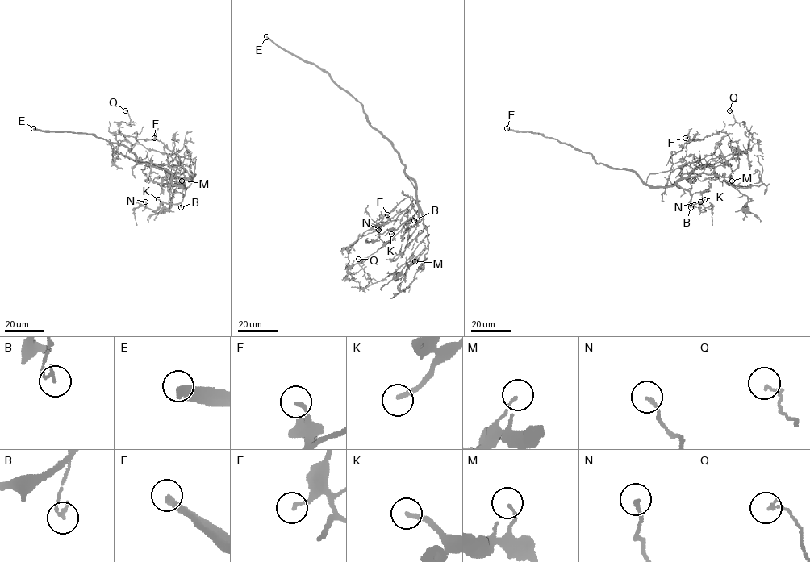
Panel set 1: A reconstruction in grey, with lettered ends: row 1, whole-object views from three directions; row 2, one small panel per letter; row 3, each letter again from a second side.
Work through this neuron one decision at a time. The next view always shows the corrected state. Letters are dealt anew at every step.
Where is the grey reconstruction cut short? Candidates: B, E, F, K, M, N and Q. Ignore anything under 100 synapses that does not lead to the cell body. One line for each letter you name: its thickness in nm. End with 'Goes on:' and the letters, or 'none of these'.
E: Thickness 440 nm
K: Thickness 240 nm
Goes on: E, K

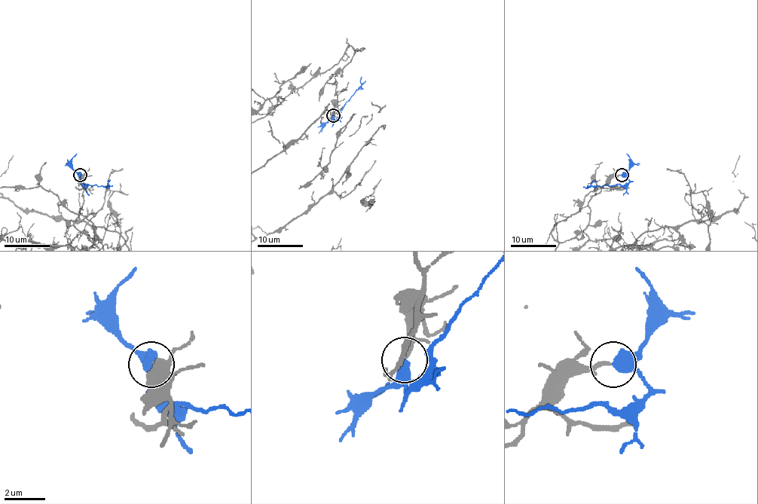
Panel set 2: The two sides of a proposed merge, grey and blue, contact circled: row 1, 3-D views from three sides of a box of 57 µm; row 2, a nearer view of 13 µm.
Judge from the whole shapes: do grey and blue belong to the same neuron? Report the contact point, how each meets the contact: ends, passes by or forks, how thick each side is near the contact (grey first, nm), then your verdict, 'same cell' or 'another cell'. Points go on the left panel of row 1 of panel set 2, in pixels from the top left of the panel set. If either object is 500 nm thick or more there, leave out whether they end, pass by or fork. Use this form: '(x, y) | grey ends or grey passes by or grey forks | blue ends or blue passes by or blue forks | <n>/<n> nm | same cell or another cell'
(80, 175) | grey passes by | blue passes by | 130/440 nm | same cell

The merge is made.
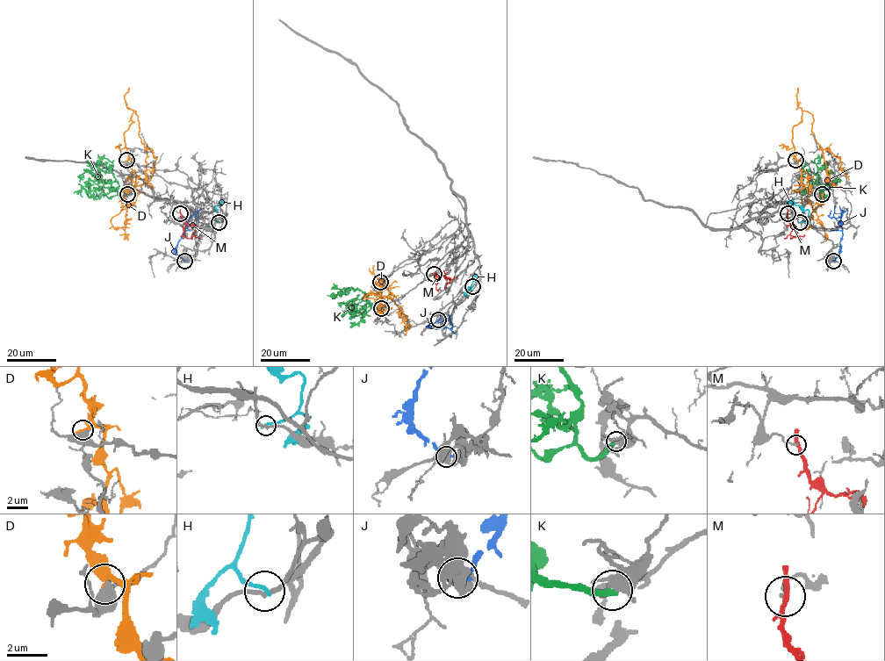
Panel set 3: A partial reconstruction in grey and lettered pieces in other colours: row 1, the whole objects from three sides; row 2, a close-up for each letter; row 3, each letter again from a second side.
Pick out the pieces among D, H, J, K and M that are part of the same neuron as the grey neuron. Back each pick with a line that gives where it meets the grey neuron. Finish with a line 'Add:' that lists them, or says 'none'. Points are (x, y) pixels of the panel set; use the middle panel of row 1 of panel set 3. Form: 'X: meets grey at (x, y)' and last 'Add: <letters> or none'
Add: none

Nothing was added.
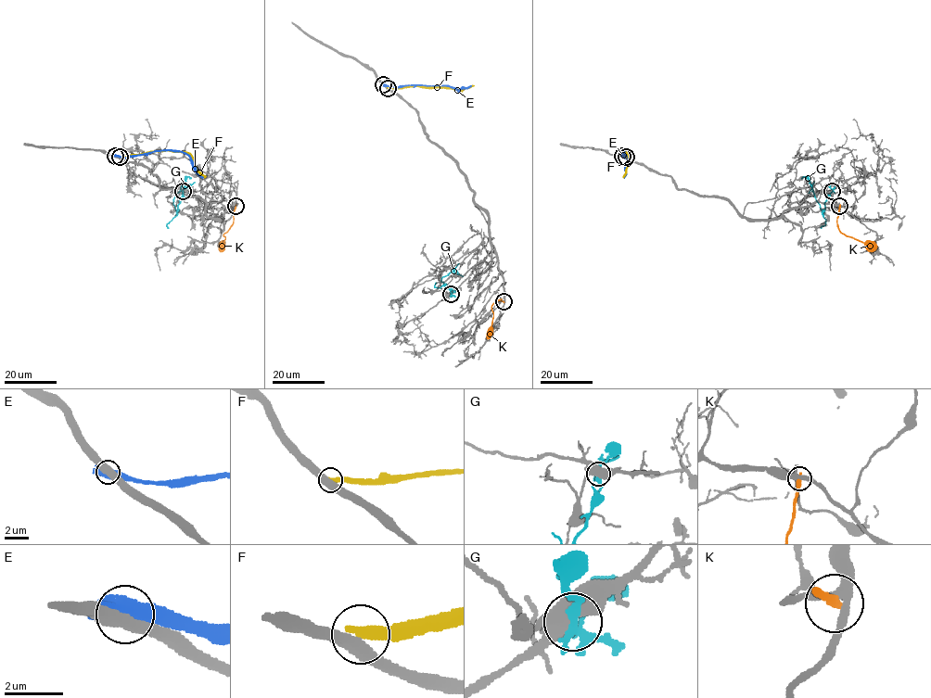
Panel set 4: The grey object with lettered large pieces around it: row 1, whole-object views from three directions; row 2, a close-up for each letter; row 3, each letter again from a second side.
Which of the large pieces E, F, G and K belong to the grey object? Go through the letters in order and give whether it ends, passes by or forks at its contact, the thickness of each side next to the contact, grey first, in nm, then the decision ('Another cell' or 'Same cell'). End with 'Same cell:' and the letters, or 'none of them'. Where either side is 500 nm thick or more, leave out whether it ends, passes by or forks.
E: Thickness 480 nm (grey) against 600 nm. Another cell
F: It ends there. Thickness 440 nm (grey) against 480 nm. Another cell
G: It forks there. Thickness 480 nm (grey) against 240 nm. Another cell
K: It ends there. Thickness 280 nm (grey) against 360 nm. Another cell
Same cell: none of them

